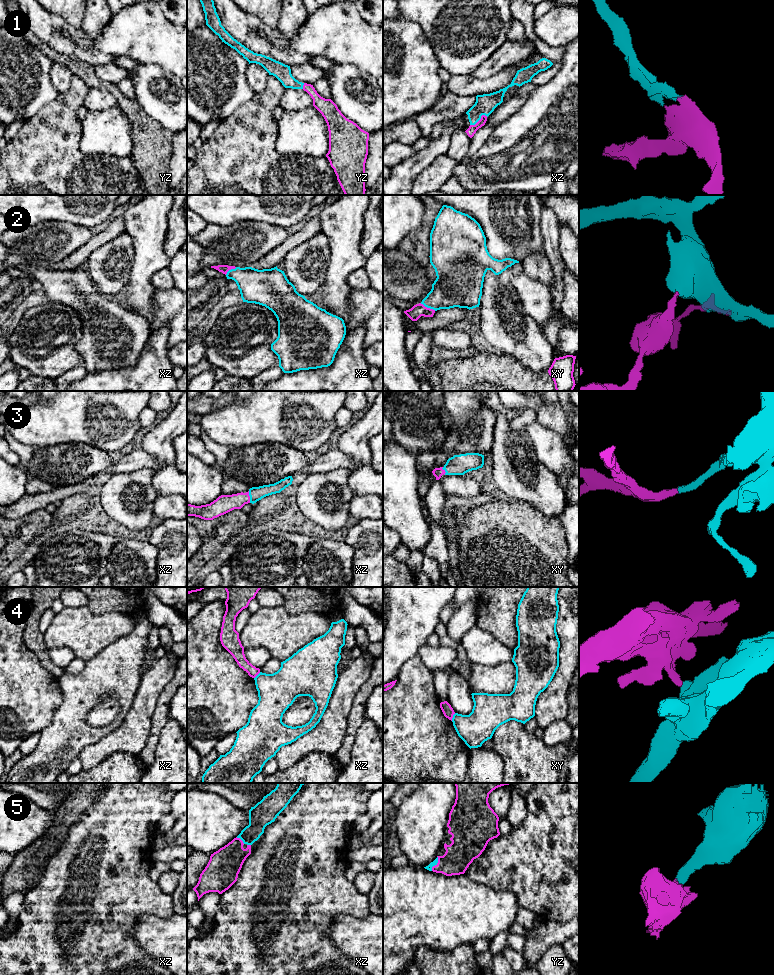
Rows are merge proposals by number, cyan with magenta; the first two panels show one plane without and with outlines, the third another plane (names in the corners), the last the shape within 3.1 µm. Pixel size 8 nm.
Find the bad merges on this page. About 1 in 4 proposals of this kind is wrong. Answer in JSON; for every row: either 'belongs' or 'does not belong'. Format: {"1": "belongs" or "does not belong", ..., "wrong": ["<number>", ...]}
{"1": "belongs", "2": "belongs", "3": "belongs", "4": "does not belong", "5": "belongs", "wrong": ["4"]}

